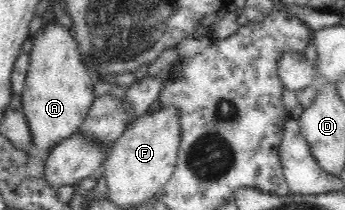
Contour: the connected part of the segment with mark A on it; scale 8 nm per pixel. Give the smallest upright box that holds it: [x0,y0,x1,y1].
[22,21,94,152]

